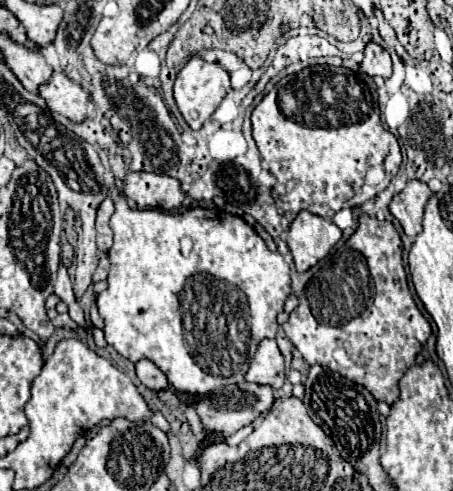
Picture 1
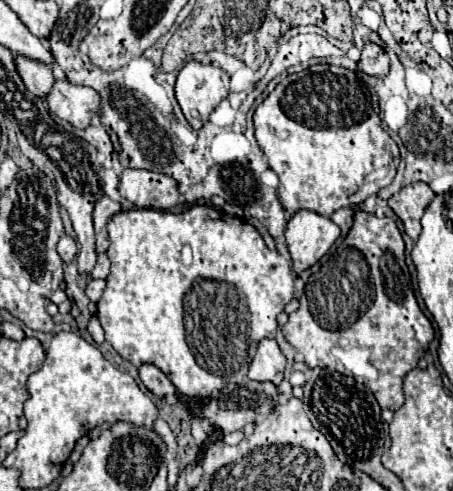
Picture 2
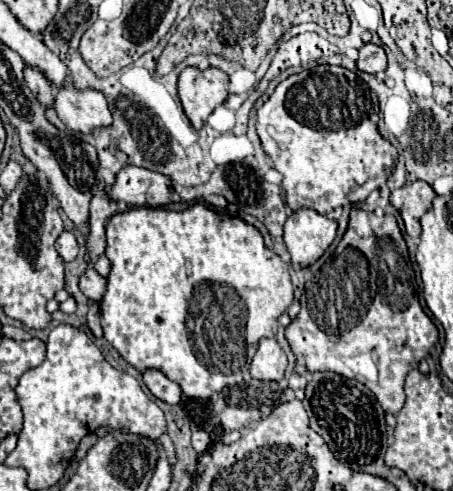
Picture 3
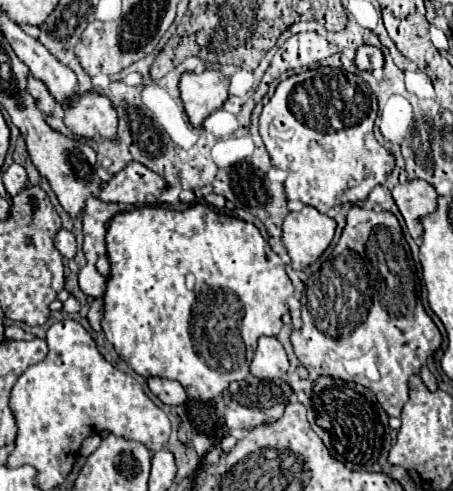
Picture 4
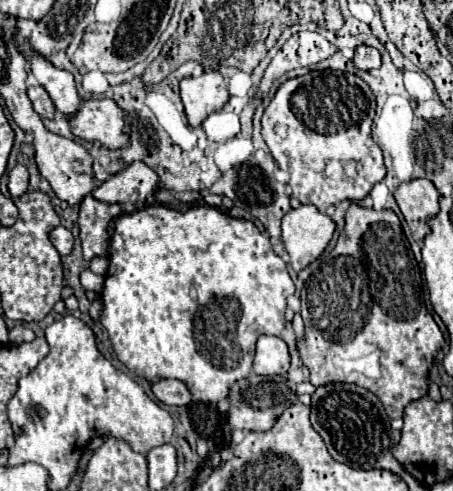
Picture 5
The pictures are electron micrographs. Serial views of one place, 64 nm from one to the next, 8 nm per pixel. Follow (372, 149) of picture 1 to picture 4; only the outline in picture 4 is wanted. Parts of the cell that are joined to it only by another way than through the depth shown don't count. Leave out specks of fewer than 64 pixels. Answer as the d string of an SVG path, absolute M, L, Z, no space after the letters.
M316 68L280 82L260 114L260 136L270 152L272 164L288 172L284 182L288 200L300 200L326 214L332 206L366 200L374 186L384 184L386 176L392 172L394 158L372 134L376 112L378 104L370 86L360 76L340 68Z

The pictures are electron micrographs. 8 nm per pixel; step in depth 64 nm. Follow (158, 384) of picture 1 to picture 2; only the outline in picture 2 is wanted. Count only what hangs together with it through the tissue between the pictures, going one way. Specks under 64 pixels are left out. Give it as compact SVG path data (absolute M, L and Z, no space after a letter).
M144 364L140 368L140 378L144 382L144 386L158 398L166 400L168 404L176 404L178 402L178 394L176 394L176 386L168 380L168 376L158 370L152 364Z

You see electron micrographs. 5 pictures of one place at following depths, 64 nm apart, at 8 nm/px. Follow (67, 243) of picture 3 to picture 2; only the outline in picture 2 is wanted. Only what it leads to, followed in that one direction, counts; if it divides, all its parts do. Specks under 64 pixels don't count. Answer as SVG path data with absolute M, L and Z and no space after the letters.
M62 236L56 250L58 250L62 260L74 260L78 254L78 246L76 246L76 240L72 236Z

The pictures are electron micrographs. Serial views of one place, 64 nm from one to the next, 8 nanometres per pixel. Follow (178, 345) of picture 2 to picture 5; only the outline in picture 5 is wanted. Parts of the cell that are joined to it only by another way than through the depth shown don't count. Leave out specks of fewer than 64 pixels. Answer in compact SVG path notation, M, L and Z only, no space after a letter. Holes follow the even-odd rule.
M154 204L132 214L122 214L116 220L112 234L102 292L104 328L108 330L114 354L132 374L150 384L164 378L176 378L188 386L194 400L220 402L228 396L228 388L236 380L252 372L252 352L258 336L278 336L284 328L286 298L294 292L294 282L284 260L280 256L272 260L272 256L276 254L268 238L264 238L250 220L232 218L212 206L176 212ZM240 326L248 328L250 362L244 360L244 344L238 344L236 340L236 328ZM218 332L224 336L228 348L216 338Z

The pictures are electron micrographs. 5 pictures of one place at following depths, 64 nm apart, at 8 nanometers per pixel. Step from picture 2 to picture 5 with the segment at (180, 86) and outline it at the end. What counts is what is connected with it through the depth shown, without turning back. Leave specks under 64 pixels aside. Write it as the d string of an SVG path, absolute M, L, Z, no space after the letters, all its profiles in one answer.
M208 70L198 78L180 82L180 98L190 126L200 126L206 116L220 110L228 102L228 86L220 72Z

